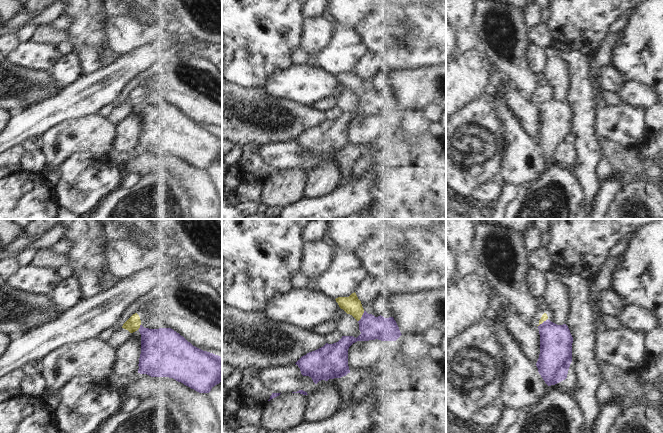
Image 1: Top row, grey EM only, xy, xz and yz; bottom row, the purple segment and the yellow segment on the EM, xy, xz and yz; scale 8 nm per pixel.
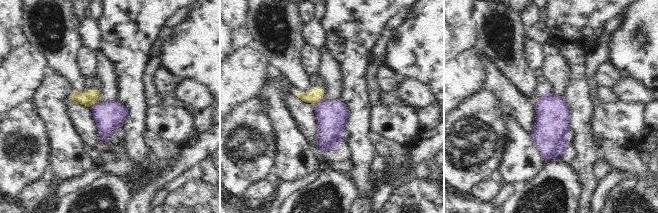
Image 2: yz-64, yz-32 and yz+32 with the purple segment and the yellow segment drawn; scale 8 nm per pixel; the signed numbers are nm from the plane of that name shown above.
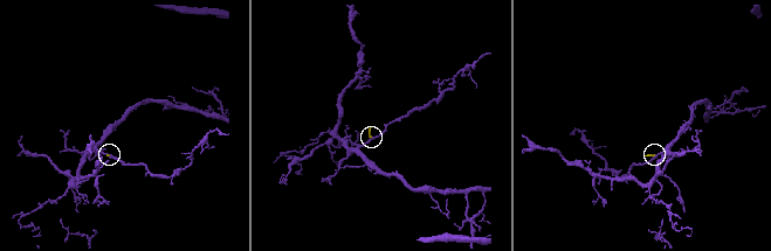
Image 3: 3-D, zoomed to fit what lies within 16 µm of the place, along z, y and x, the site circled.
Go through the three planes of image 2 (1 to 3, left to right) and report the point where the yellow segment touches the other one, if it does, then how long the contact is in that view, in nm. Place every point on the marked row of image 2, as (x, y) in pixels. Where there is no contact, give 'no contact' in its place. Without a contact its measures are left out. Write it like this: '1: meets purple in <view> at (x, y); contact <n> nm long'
1: meets purple in yz-64 at (93, 104); contact 70 nm long
2: meets purple in yz-32 at (319, 101); contact 90 nm long
3: no contact

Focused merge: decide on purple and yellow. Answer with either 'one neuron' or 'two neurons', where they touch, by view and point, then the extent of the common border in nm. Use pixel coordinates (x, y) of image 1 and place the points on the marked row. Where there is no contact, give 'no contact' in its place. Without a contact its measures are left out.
two neurons; contact xz (362, 316); length 100 nm

